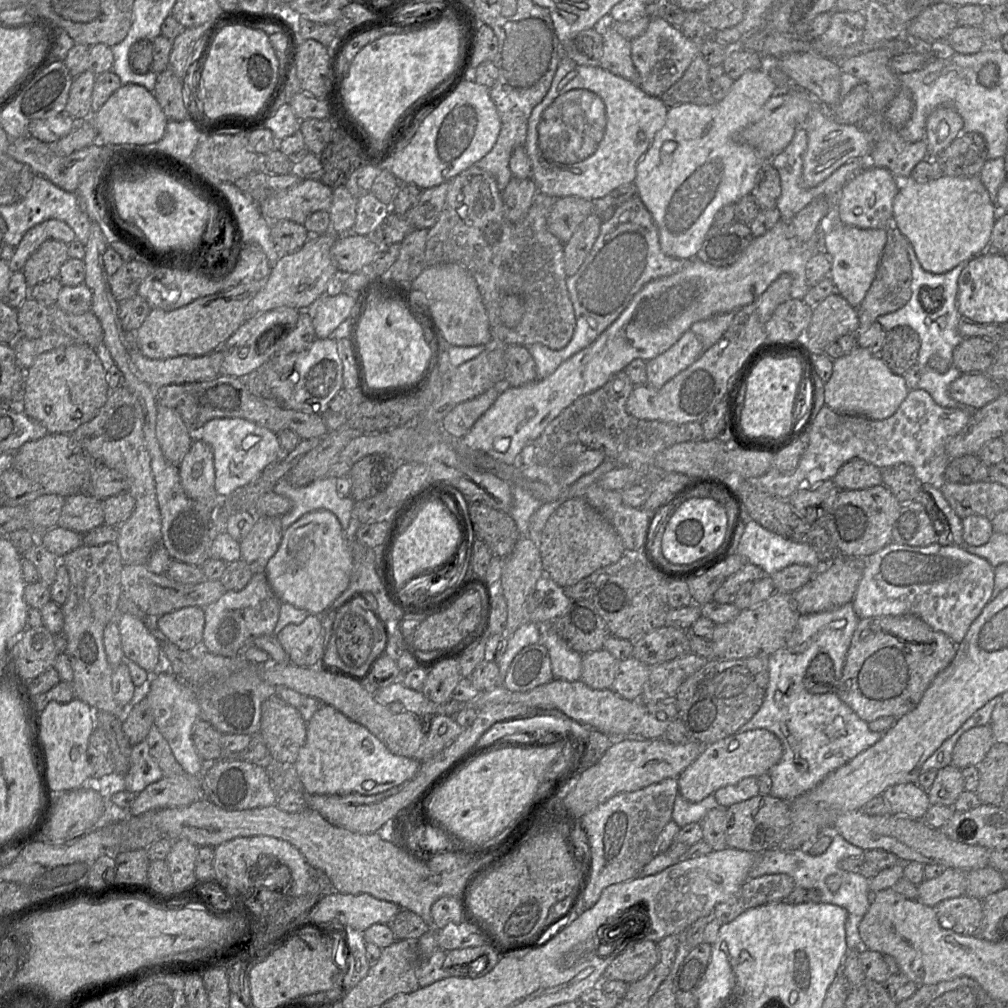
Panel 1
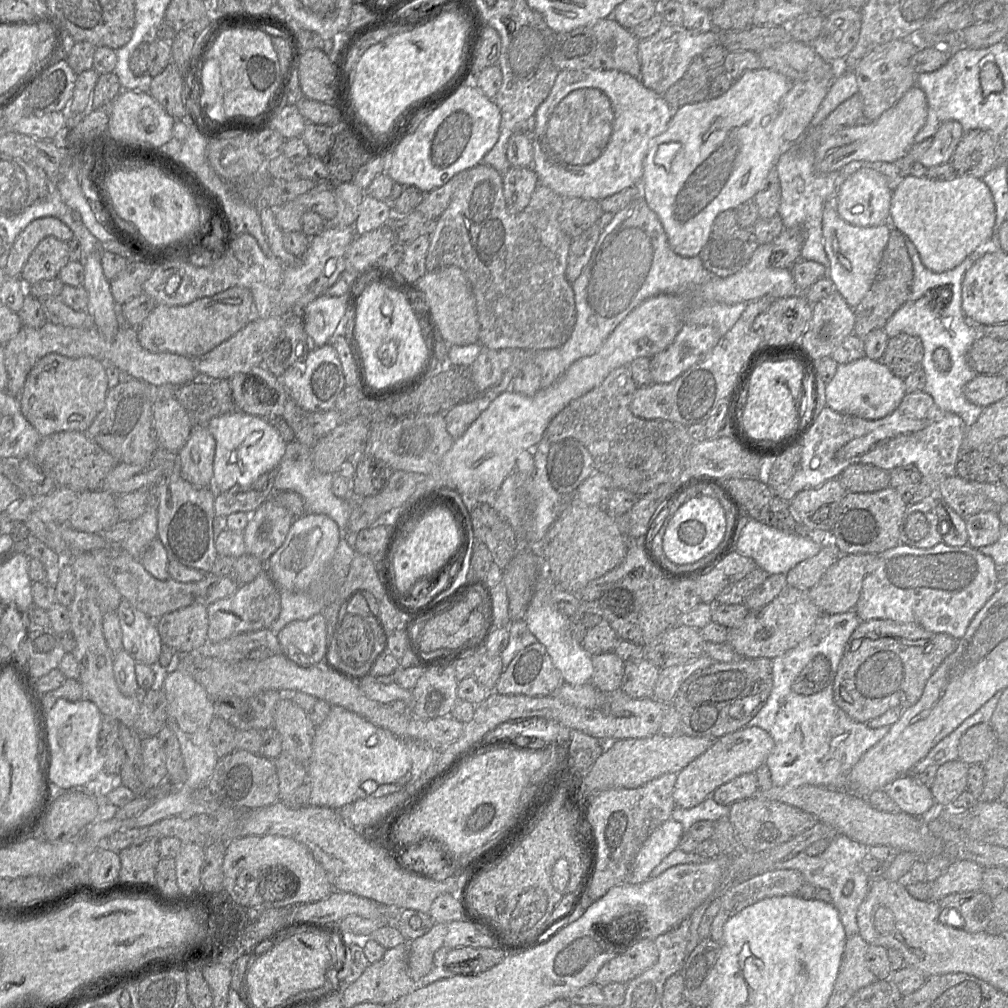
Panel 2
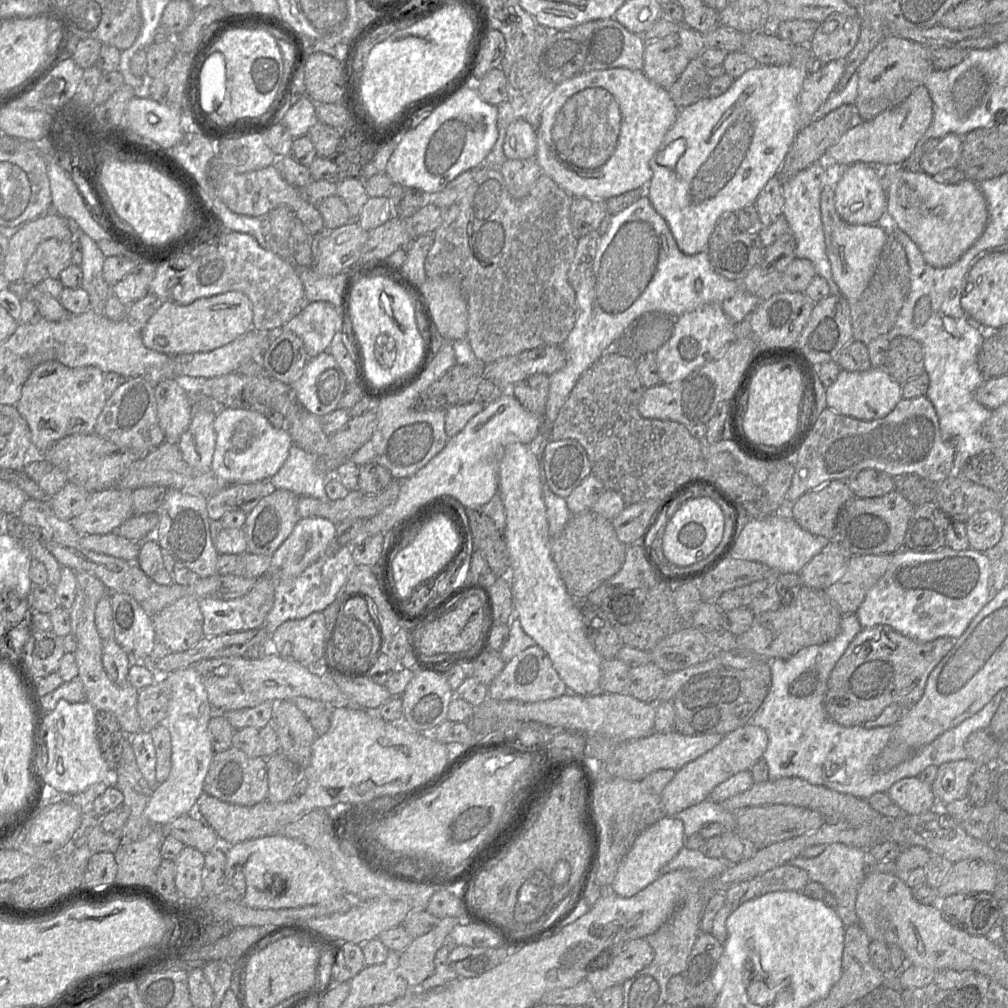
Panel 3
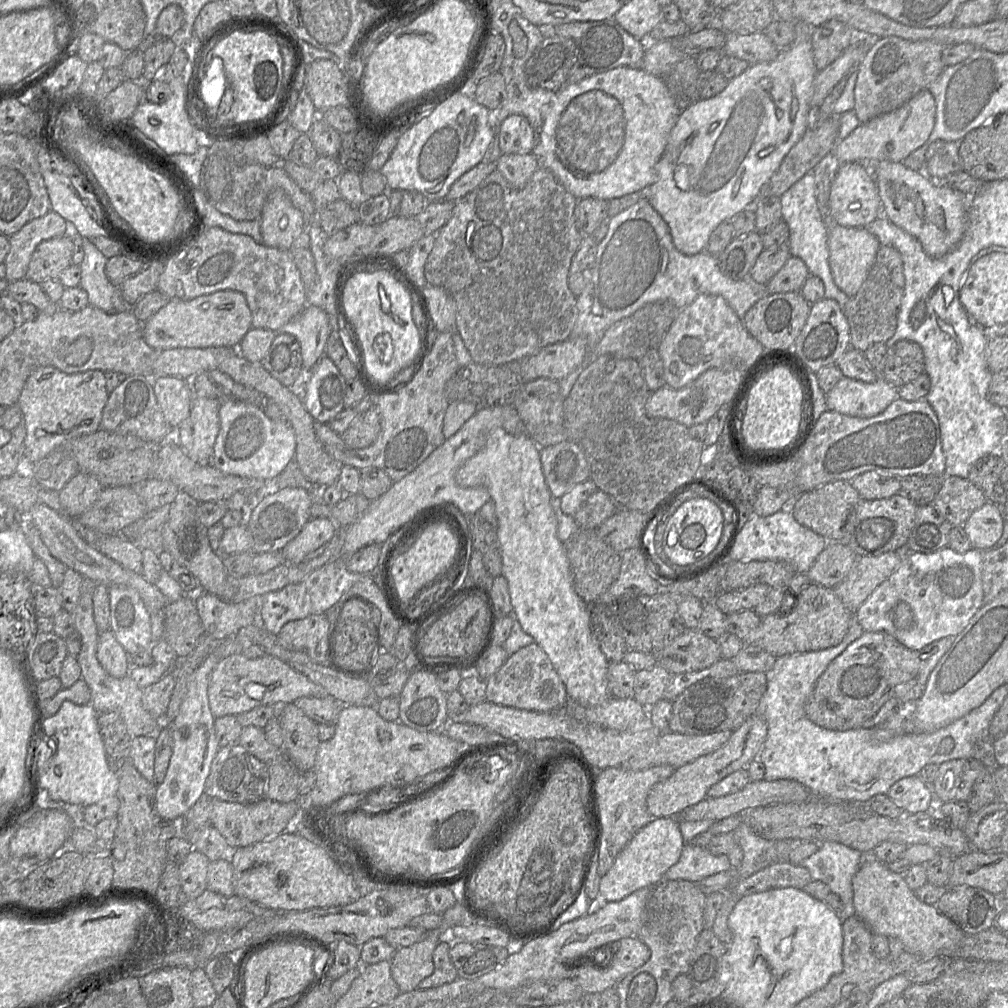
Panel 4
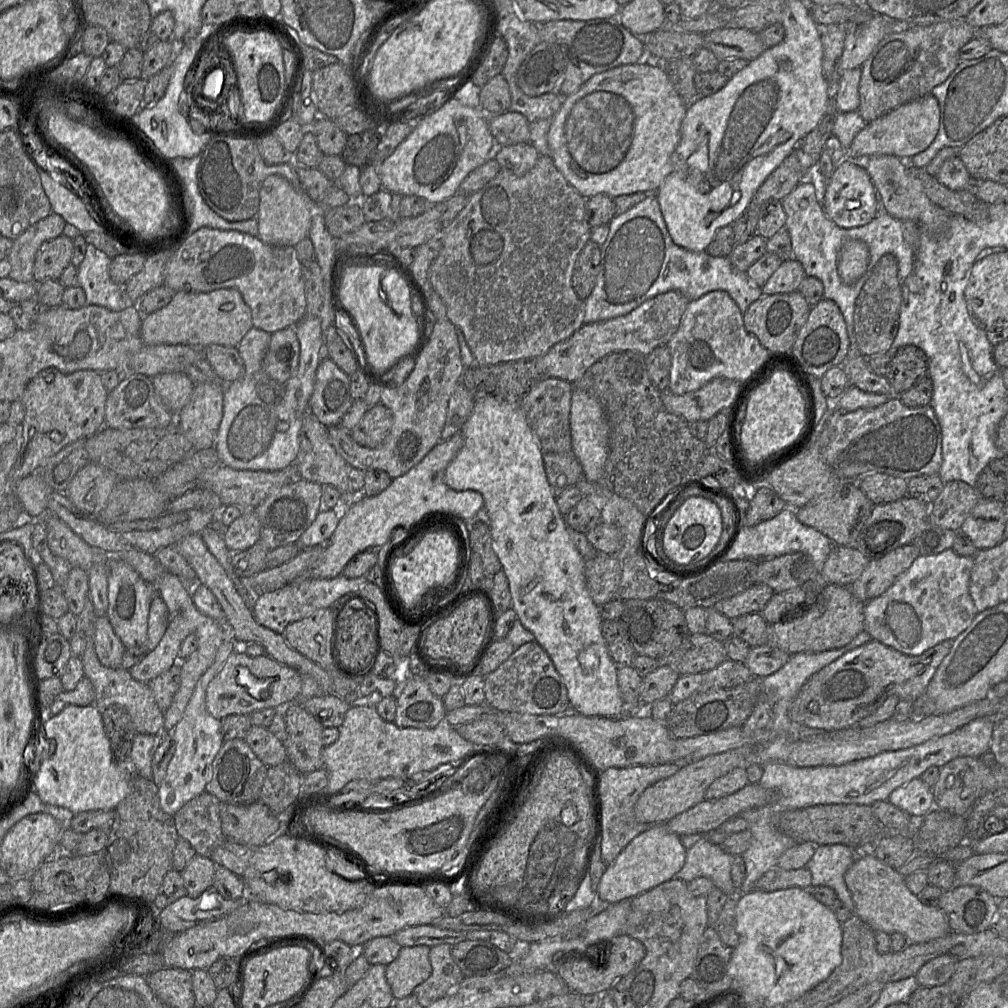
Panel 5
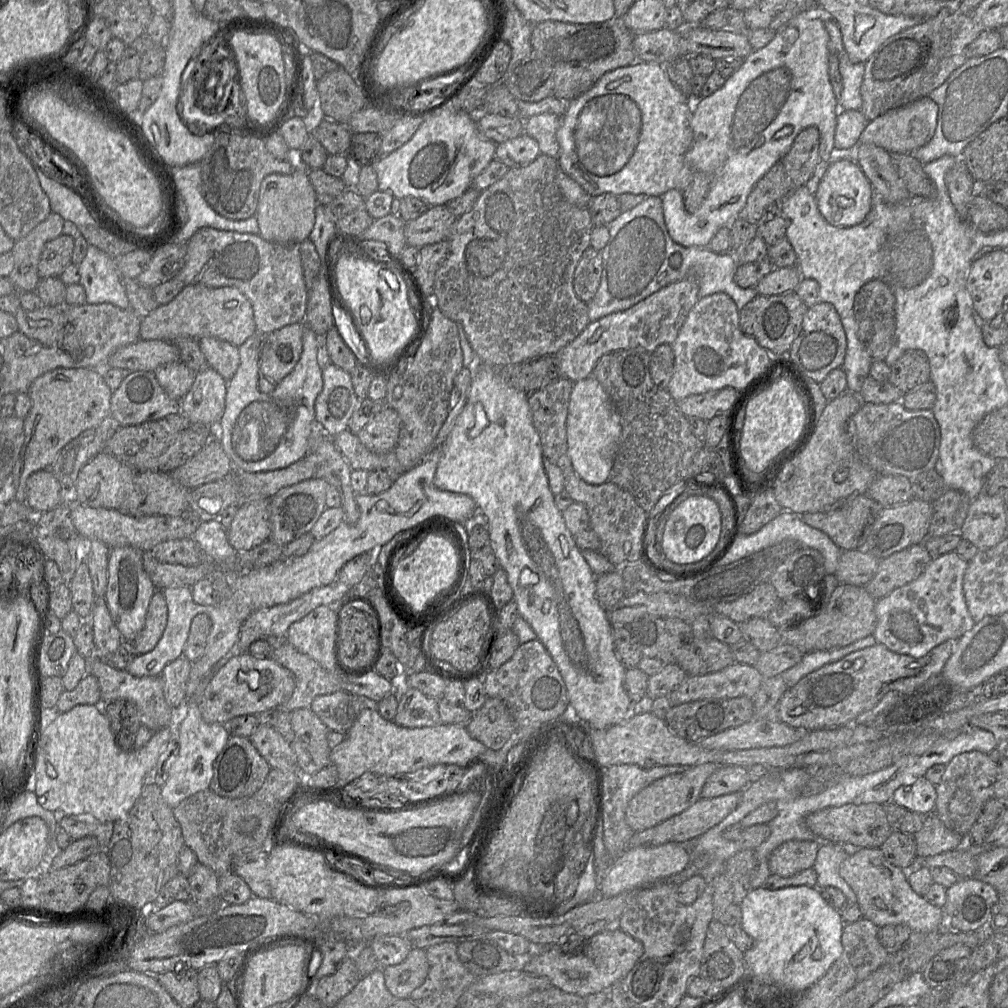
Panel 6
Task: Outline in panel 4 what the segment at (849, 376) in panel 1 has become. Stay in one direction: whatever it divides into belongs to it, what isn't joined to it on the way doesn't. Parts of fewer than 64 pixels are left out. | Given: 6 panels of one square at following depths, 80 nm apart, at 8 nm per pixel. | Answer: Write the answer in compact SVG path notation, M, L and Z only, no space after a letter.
M842 377L826 394L827 409L857 417L872 418L898 398L898 389L883 378L872 383Z

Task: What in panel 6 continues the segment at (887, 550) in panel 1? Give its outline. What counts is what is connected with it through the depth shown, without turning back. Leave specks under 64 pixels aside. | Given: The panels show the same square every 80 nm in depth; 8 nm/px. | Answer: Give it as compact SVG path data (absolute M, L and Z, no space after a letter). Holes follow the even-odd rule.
M956 552L933 557L917 579L877 599L875 603L877 624L873 633L877 643L895 653L921 658L939 644L947 640L957 641L972 629L975 622L968 611L963 593L963 578L967 567L968 562ZM895 611L906 611L915 617L922 633L922 640L919 643L908 644L891 632L890 616Z

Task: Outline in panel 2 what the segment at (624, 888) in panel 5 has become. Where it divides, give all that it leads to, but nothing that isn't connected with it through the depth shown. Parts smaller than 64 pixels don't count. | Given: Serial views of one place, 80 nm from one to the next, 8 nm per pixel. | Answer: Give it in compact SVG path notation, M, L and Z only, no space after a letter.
M668 819L658 826L645 840L638 851L627 882L642 883L650 878L651 871L675 849L678 849L680 840L684 835L680 822Z

